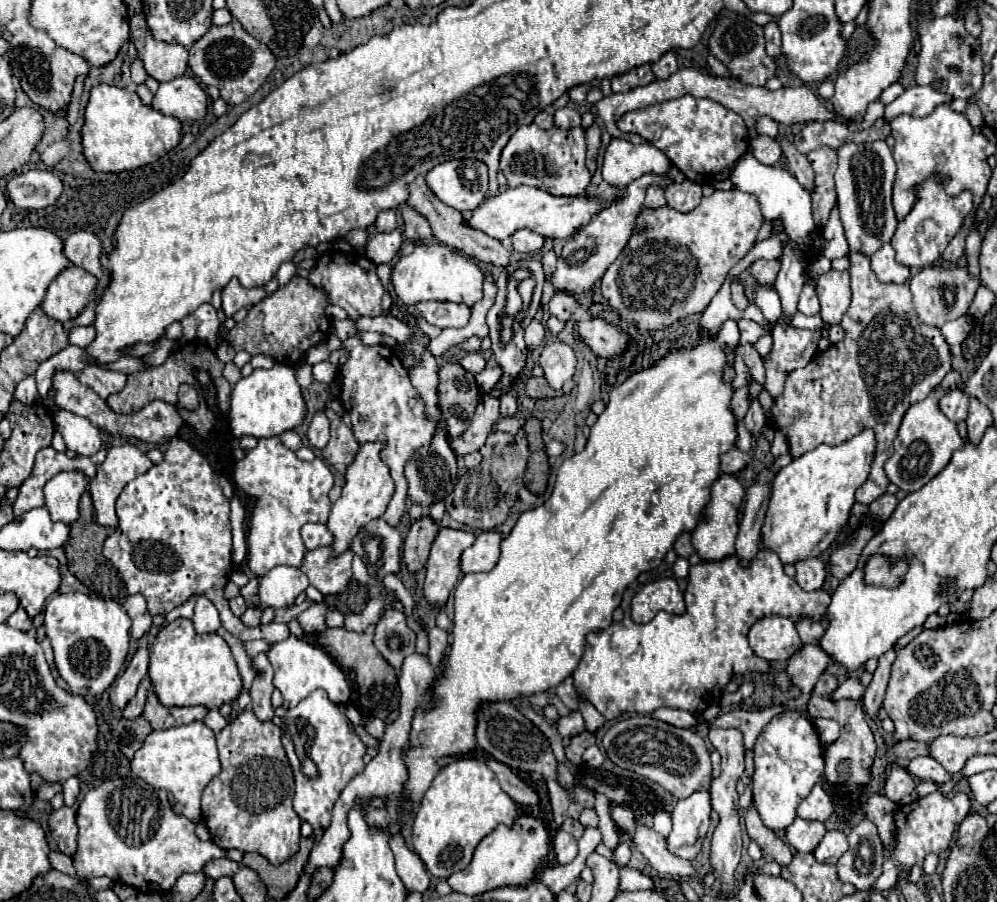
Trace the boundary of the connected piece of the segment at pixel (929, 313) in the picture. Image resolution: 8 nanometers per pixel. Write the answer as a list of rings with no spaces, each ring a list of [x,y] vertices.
[[[965,263],[931,265],[931,267],[921,269],[909,281],[909,287],[911,287],[911,293],[913,293],[913,305],[915,305],[919,319],[925,325],[933,325],[933,327],[943,327],[943,323],[967,315],[967,309],[973,303],[973,297],[975,297],[979,285],[981,285],[979,279],[971,277],[971,273],[967,273]]]

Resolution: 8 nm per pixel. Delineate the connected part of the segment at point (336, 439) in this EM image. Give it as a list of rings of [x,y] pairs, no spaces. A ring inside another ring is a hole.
[[[327,407],[327,417],[331,421],[331,439],[321,449],[321,457],[341,475],[345,475],[347,465],[355,459],[355,453],[359,451],[359,443],[353,437],[353,431],[341,421],[341,415],[331,411]]]

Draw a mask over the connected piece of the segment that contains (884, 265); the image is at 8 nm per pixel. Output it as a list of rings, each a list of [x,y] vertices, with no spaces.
[[[889,243],[871,257],[871,269],[883,283],[905,283],[909,279],[909,267],[895,261],[895,249]]]

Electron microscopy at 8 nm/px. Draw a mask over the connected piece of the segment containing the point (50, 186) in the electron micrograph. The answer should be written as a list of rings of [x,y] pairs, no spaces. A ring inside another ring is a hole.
[[[33,169],[13,177],[7,183],[7,195],[15,207],[45,209],[53,205],[63,191],[61,179],[51,171]]]

